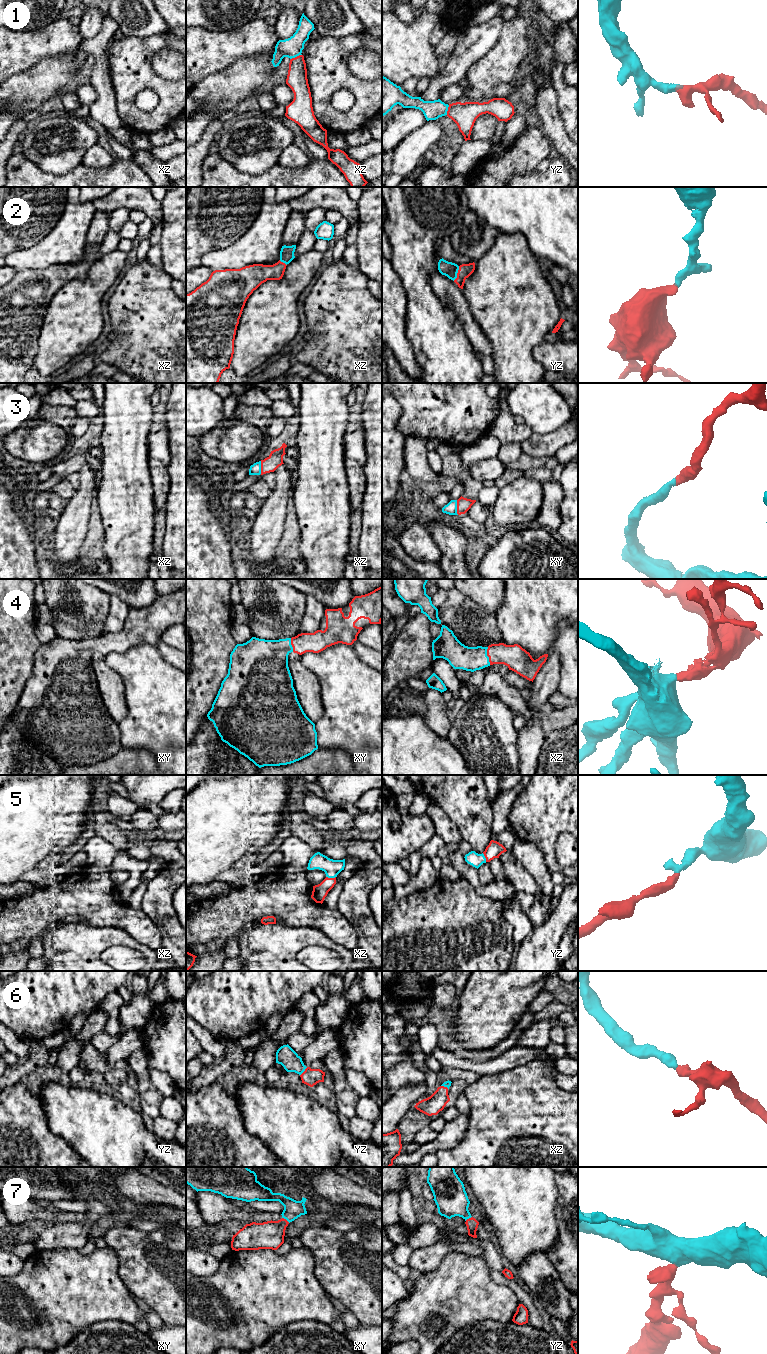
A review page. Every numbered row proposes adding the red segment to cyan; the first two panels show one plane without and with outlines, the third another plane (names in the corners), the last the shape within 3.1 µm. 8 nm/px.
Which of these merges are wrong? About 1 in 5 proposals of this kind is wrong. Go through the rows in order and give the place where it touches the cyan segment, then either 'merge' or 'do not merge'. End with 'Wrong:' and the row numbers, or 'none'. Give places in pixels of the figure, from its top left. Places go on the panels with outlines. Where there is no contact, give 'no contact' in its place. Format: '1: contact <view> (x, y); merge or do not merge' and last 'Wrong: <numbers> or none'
1: contact xz (295, 56); merge
2: contact yz (457, 272); merge
3: contact xy (456, 507); merge
4: contact xz (487, 656); merge
5: contact xz (331, 877); merge
6: contact yz (304, 1070); merge
7: contact xy (286, 1219); merge
Wrong: none

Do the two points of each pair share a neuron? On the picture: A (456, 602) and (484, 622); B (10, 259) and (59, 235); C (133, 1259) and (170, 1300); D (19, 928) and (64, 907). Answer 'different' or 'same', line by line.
A: same
B: same
C: same
D: same

